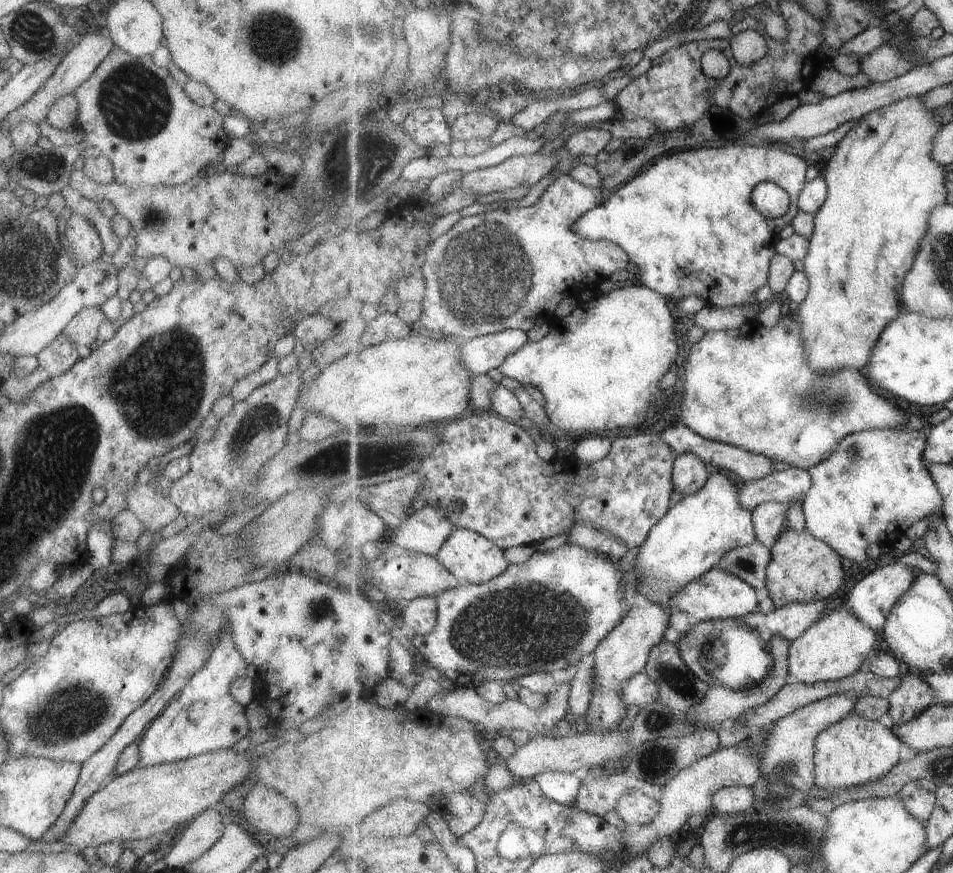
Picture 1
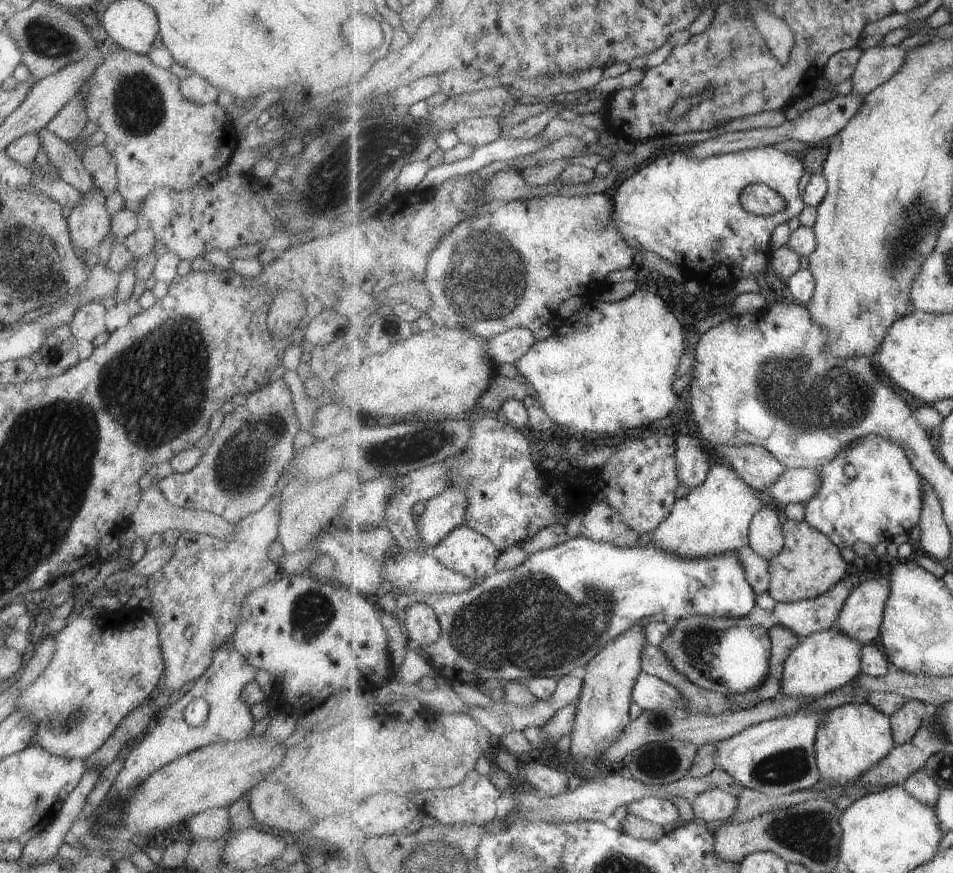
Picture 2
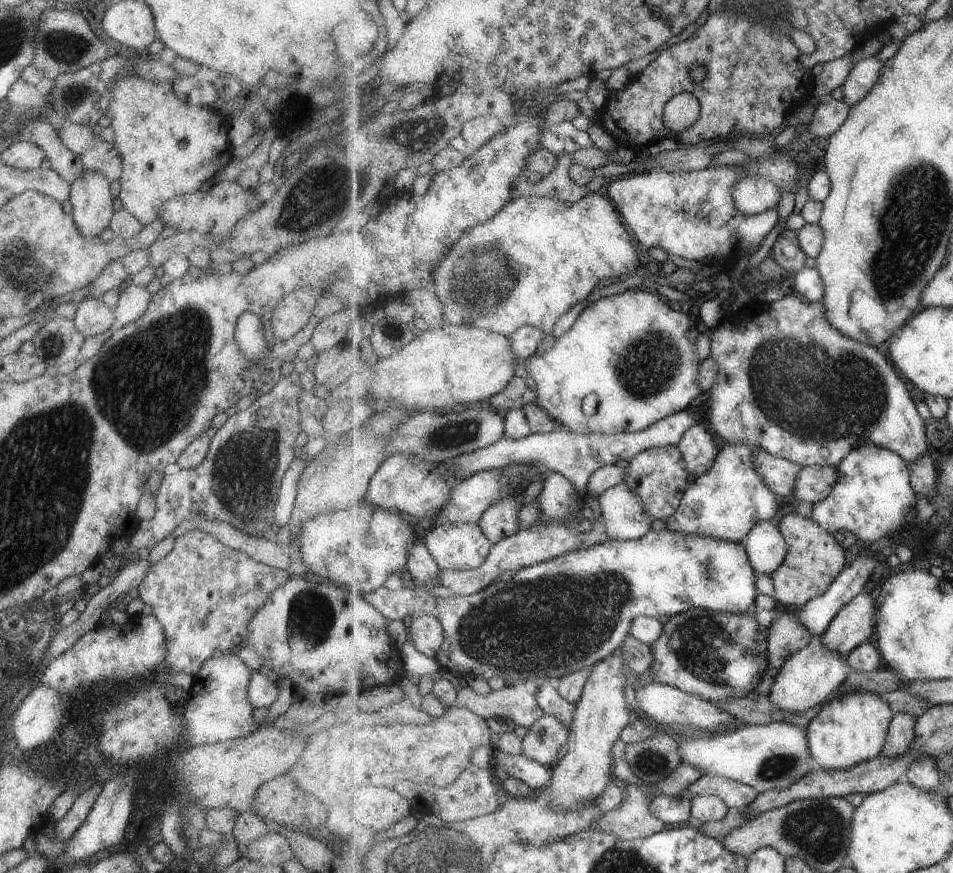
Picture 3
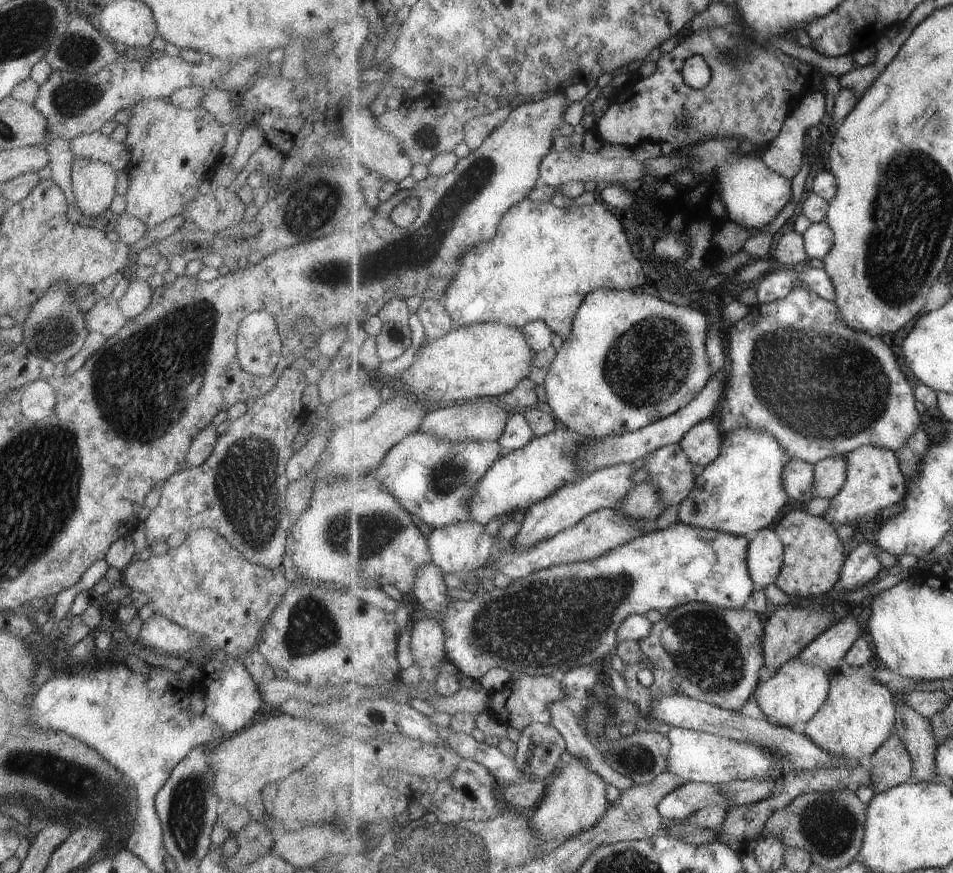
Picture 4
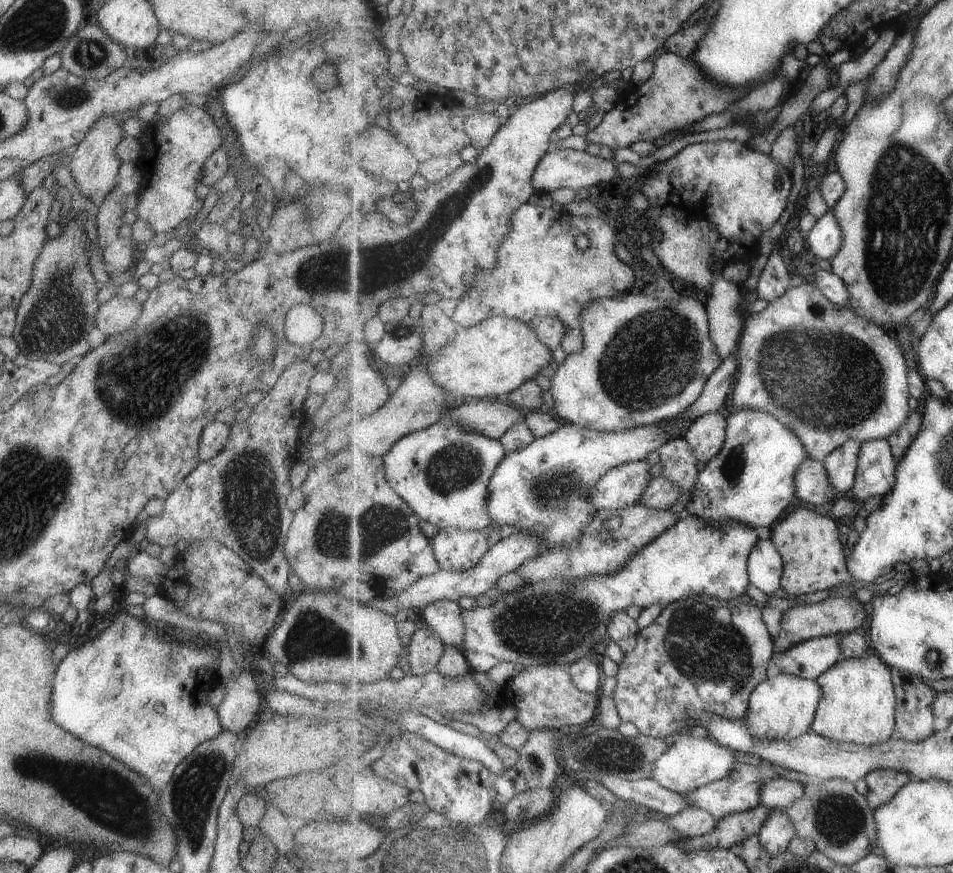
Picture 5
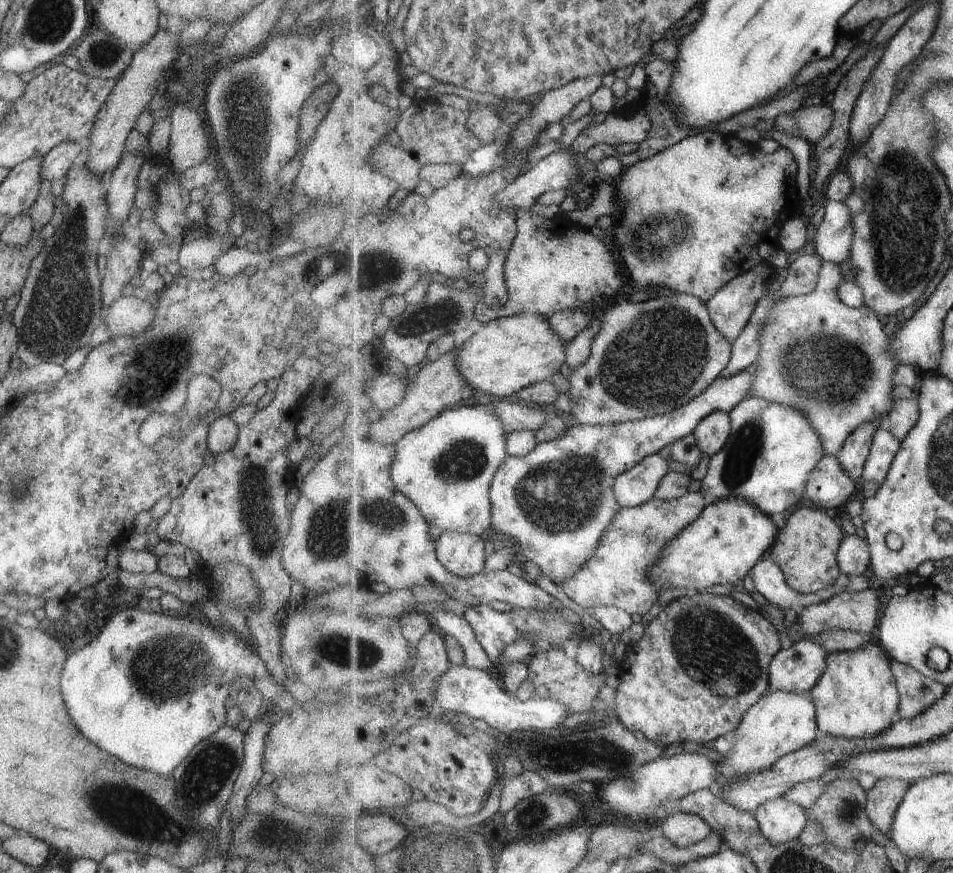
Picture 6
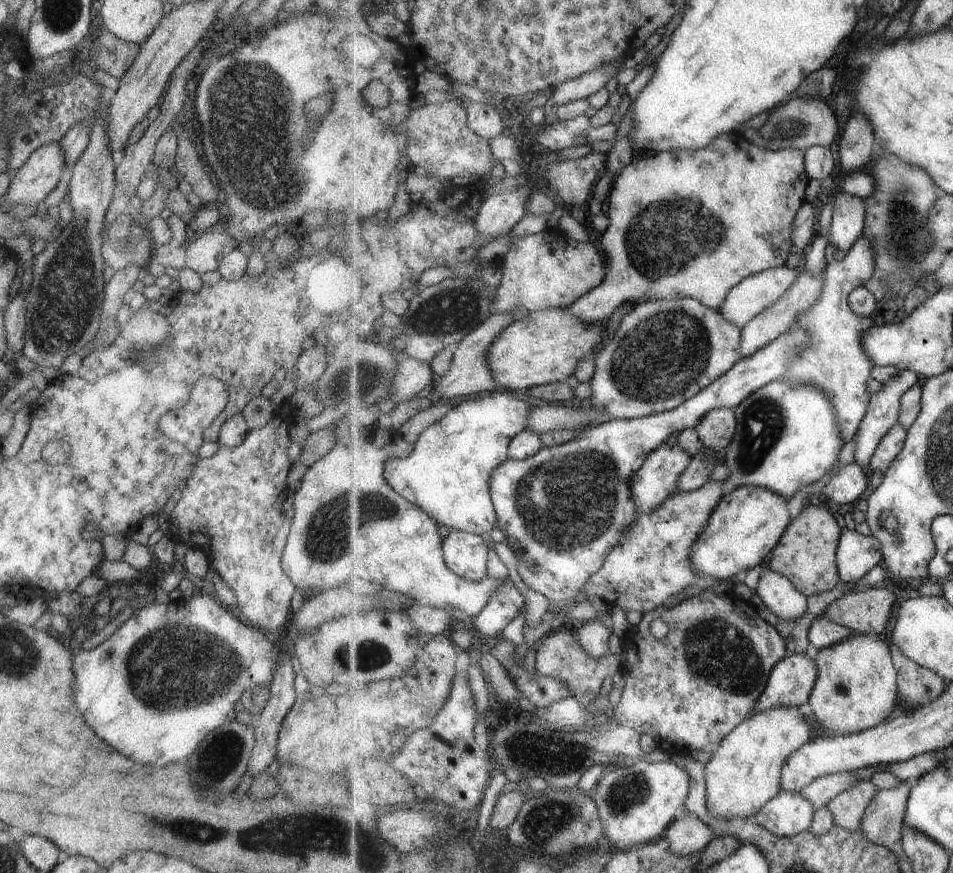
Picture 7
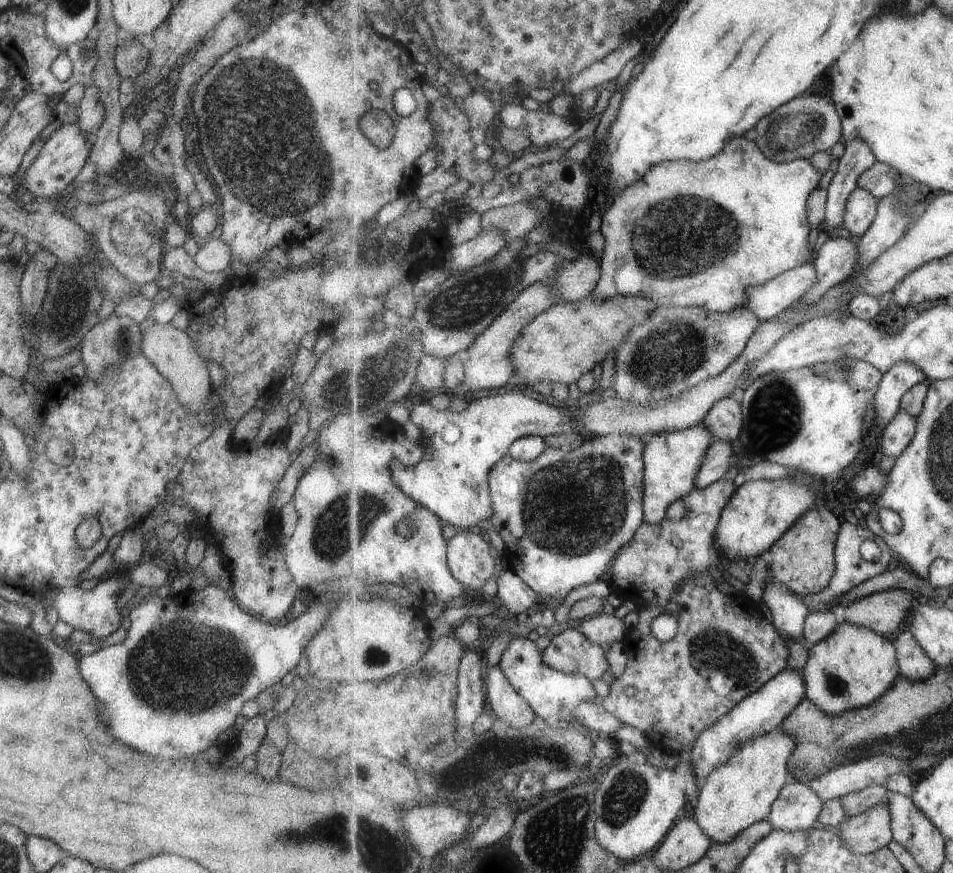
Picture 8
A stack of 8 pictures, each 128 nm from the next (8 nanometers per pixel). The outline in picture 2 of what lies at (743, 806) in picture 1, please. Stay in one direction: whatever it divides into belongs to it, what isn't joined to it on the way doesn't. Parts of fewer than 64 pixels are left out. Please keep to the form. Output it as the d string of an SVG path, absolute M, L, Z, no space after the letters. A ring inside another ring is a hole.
M720 788L705 791L691 803L695 820L711 826L726 822L735 814L739 797Z

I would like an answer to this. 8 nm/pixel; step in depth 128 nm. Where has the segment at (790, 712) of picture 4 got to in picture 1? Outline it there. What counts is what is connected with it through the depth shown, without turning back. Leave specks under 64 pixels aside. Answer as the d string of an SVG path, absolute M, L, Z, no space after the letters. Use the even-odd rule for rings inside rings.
M840 604L791 643L789 656L791 680L815 684L854 675L867 667L868 661L877 650L877 640L879 634L876 630L861 622L861 618L857 618L848 606Z

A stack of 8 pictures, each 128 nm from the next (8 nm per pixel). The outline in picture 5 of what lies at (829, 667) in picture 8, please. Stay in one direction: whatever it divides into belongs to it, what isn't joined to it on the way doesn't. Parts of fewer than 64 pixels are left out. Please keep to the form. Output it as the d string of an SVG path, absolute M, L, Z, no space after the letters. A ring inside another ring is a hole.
M864 655L862 658L843 659L821 674L816 682L823 688L824 694L816 720L811 726L812 733L834 742L860 746L878 746L896 736L896 688L893 685L891 668L885 665L879 656Z

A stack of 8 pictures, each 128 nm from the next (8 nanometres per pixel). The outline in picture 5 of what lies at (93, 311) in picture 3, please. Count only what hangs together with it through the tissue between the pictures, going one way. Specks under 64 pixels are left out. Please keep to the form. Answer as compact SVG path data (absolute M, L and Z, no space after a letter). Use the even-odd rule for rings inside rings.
M116 295L98 306L94 324L107 338L109 334L121 334L127 328L132 328L141 312L142 306L133 298L122 298Z

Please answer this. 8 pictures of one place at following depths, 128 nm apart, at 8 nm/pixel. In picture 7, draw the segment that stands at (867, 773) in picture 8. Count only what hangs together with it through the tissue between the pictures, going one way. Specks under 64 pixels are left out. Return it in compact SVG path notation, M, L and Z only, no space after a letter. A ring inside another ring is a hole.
M846 771L817 778L817 781L810 783L800 794L813 804L815 810L820 810L841 792L848 790L859 782L855 772Z

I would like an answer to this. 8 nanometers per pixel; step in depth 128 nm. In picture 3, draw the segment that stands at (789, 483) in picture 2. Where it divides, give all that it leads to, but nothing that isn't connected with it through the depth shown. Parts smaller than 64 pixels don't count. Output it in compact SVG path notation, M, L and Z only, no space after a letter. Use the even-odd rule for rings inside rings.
M810 465L798 473L792 496L800 503L817 503L831 495L839 478L839 467Z

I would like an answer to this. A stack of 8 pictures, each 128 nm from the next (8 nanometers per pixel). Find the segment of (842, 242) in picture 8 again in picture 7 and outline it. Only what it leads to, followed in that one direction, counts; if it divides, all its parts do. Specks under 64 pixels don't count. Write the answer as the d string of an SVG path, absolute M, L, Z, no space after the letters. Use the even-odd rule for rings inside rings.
M826 270L821 272L818 276L812 276L808 273L801 274L800 278L786 290L785 294L783 294L779 300L775 301L770 308L764 309L742 329L742 358L752 356L756 351L761 350L761 348L774 342L779 336L791 330L798 315L807 308L810 308L810 306L819 299L822 289L824 288L825 273Z

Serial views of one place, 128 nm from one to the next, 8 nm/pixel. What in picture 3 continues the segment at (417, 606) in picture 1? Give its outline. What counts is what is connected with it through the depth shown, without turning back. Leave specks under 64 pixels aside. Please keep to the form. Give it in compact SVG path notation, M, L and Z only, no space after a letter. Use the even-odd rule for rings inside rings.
M418 615L408 628L410 640L421 653L436 658L441 646L444 646L446 635L443 624L434 615Z

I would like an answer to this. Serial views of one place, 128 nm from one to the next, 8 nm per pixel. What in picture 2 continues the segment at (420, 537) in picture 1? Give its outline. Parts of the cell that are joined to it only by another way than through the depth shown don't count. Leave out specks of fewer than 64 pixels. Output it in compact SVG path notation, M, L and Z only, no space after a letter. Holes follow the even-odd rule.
M449 487L425 503L418 530L428 551L437 546L454 528L465 524L469 498L463 490Z

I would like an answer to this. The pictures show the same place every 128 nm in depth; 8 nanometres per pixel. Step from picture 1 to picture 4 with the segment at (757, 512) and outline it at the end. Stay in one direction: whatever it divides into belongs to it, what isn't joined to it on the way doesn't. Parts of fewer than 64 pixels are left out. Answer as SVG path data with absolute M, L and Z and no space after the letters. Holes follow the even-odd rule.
M765 528L752 536L748 547L748 564L757 592L776 585L785 565L785 550L775 529Z

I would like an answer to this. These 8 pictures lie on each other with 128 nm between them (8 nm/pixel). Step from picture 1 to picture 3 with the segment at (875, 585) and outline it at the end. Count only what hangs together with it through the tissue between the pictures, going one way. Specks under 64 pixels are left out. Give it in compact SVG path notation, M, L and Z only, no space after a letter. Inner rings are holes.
M867 590L851 600L823 634L823 645L848 657L863 642L869 641L876 630L877 601Z

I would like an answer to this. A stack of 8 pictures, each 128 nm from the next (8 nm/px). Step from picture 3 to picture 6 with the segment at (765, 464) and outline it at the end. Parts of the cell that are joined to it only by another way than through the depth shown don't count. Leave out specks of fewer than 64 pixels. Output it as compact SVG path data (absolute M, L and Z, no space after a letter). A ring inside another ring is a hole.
M827 455L813 470L805 496L817 508L833 510L849 501L851 494L857 490L855 482L857 480L849 478L843 470L837 455Z

